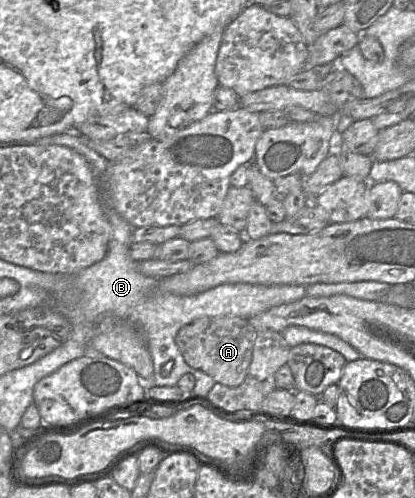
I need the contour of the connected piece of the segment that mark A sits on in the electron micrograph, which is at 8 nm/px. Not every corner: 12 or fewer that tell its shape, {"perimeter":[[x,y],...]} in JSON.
{"perimeter":[[237,316],[202,317],[175,343],[216,383],[242,384],[256,330]]}

